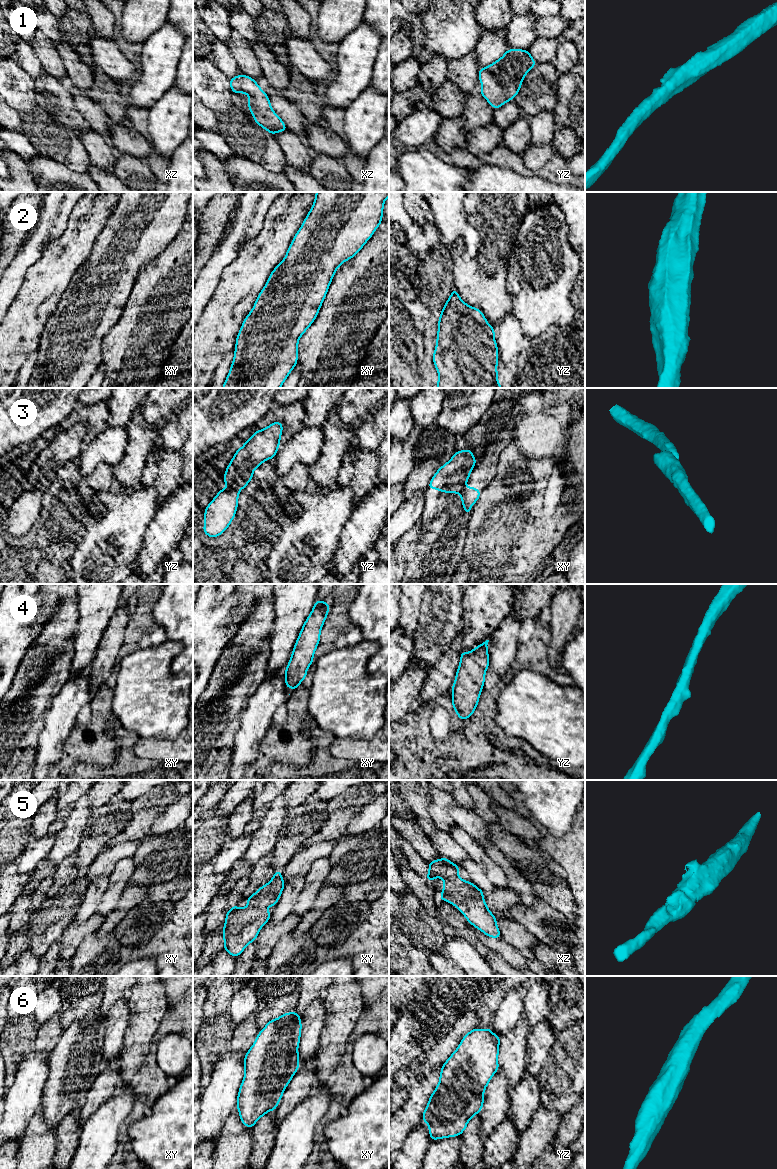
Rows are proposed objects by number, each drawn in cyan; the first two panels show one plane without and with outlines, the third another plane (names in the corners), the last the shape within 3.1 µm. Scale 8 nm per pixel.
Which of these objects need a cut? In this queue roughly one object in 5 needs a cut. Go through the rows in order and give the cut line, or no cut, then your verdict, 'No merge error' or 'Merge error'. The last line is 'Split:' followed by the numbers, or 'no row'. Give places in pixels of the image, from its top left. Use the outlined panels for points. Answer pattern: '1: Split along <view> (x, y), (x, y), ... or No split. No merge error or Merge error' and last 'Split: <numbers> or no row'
1: No split. No merge error
2: No split. No merge error
3: Split along yz (229, 486), (238, 491). Merge error
4: No split. No merge error
5: No split. No merge error
6: No split. No merge error
Split: 3

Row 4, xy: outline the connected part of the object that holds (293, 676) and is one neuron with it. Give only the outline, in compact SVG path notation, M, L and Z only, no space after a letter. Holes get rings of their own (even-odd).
M315 600L314 607L294 645L288 667L285 669L286 688L296 690L306 678L308 667L313 663L314 653L320 642L321 629L329 609L330 605L326 601Z

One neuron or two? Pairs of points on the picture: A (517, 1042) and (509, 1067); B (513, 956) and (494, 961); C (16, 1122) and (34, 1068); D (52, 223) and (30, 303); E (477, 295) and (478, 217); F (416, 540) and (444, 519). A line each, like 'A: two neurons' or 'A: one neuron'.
A: one neuron
B: two neurons
C: one neuron
D: two neurons
E: one neuron
F: one neuron

